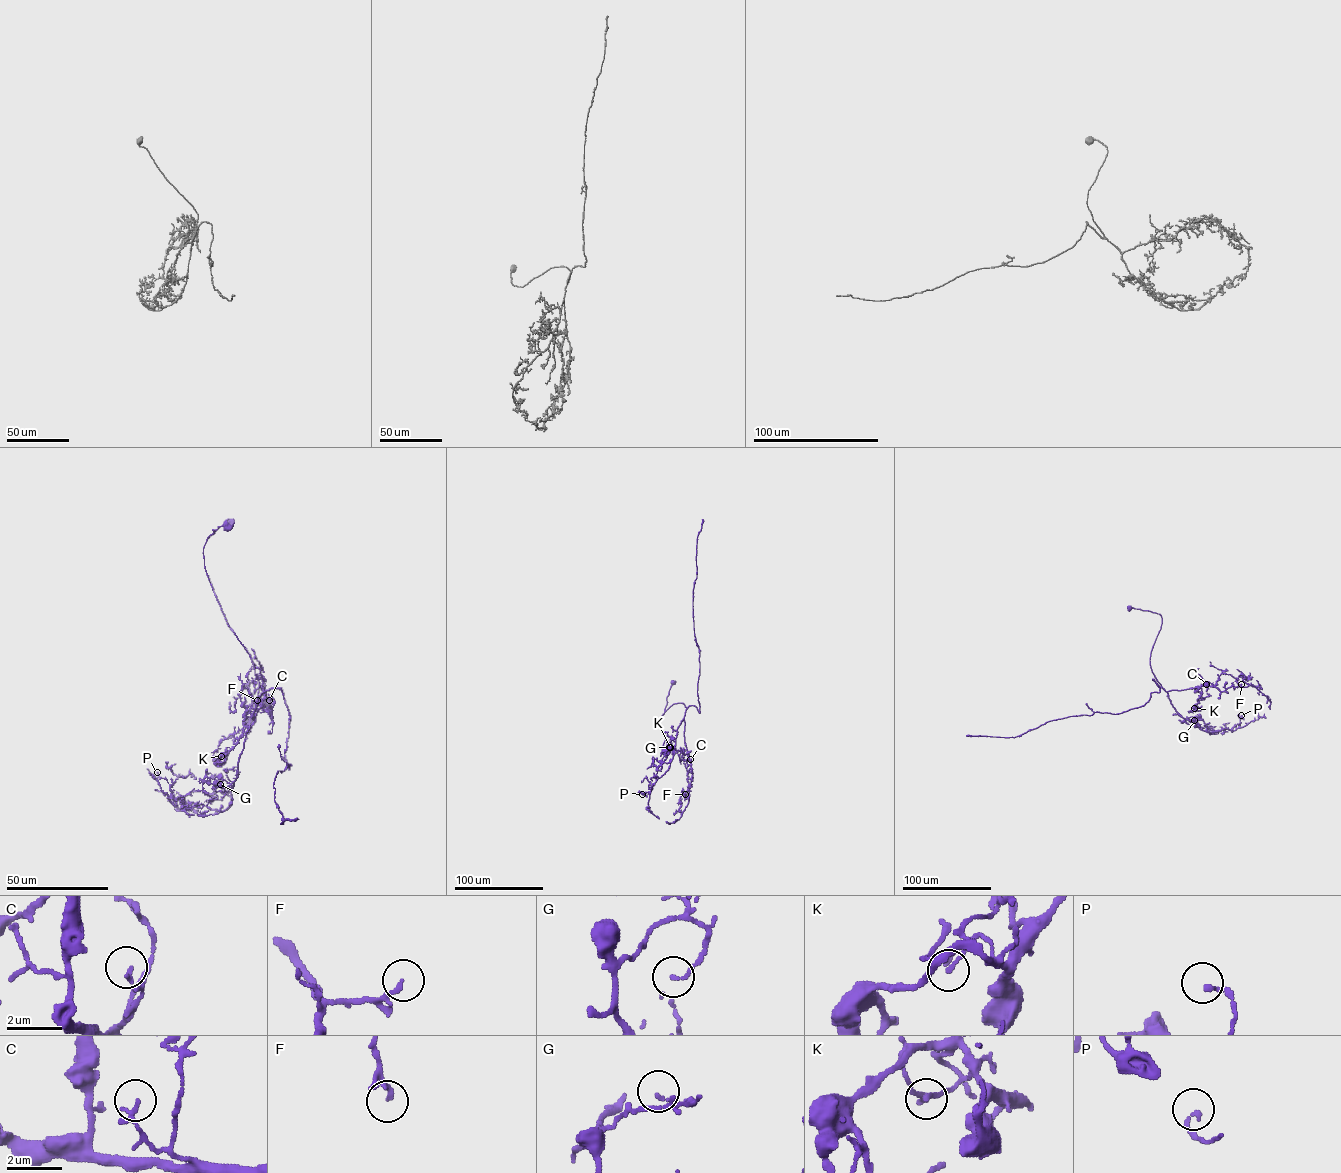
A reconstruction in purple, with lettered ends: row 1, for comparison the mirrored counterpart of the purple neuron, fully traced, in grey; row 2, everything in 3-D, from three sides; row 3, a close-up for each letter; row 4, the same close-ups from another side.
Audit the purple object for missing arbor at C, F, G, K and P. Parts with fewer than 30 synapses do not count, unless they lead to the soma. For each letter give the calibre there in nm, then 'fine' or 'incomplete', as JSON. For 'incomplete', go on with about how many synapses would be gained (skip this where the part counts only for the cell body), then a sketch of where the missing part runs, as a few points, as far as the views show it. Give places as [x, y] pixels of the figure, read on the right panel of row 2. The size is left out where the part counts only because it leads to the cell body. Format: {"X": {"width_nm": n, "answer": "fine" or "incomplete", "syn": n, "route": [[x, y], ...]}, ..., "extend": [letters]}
{"C": {"width_nm": 150, "answer": "fine"}, "F": {"width_nm": 190, "answer": "fine"}, "G": {"width_nm": 120, "answer": "fine"}, "K": {"width_nm": 150, "answer": "fine"}, "P": {"width_nm": 150, "answer": "fine"}, "extend": []}

